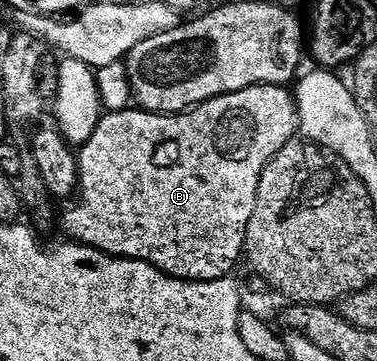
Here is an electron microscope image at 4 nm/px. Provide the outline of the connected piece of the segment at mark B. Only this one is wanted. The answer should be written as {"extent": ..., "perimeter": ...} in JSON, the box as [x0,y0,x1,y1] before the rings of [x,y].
{"extent":[64,84,298,280],"perimeter":[[[255,84],[246,90],[228,92],[204,104],[179,114],[161,114],[146,112],[136,106],[129,106],[120,112],[105,111],[101,115],[94,134],[82,145],[78,152],[80,166],[80,201],[64,216],[64,232],[69,241],[84,244],[87,248],[96,248],[107,256],[120,256],[124,260],[141,260],[154,266],[159,272],[173,276],[175,280],[223,280],[231,277],[232,267],[242,260],[244,239],[250,222],[250,214],[254,214],[258,182],[262,178],[262,170],[268,162],[275,158],[278,150],[293,143],[298,132],[296,115],[296,98],[287,87],[279,84]]]}

